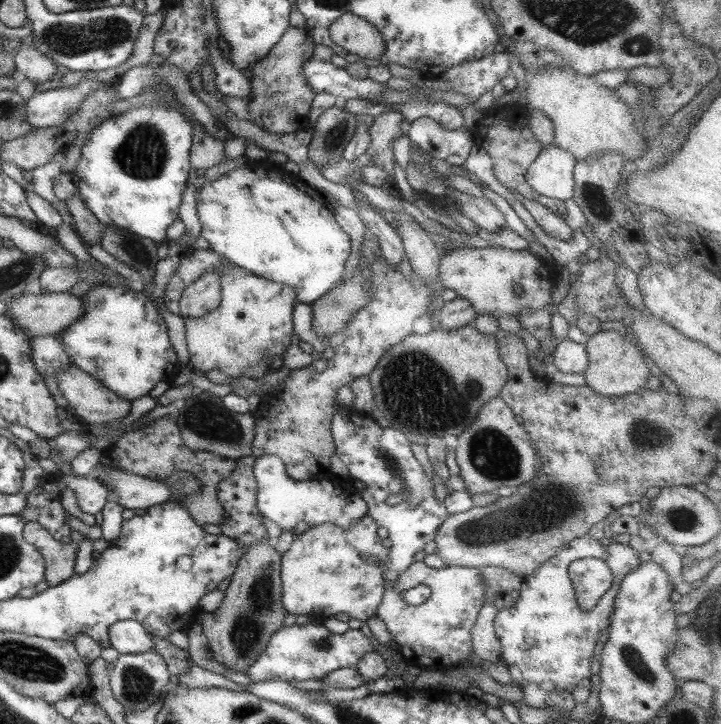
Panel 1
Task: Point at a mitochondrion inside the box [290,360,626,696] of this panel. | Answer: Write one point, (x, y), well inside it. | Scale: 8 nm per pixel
(552, 509)

